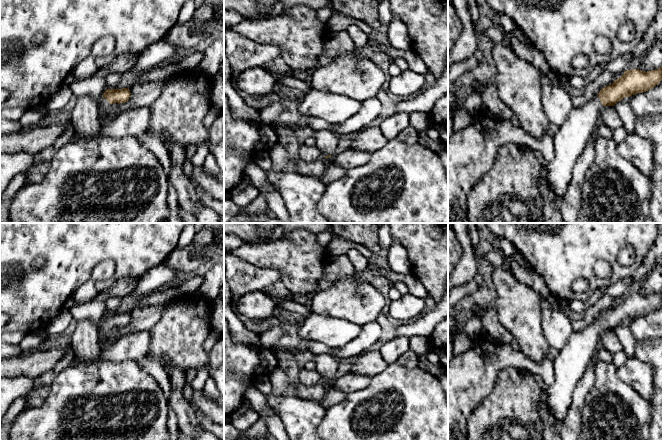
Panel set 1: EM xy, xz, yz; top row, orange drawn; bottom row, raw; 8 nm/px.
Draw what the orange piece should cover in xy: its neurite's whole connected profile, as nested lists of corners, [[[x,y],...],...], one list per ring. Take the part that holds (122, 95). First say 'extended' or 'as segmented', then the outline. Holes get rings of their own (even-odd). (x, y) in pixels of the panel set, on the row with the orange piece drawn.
extended; [[[128,88],[122,89],[106,89],[103,98],[98,102],[98,108],[101,118],[104,118],[106,111],[111,108],[114,103],[125,103],[131,96]]]

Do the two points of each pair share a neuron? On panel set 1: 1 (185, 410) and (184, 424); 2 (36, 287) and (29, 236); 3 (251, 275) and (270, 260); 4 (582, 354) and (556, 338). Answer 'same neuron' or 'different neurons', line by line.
1: same neuron
2: same neuron
3: different neurons
4: different neurons

